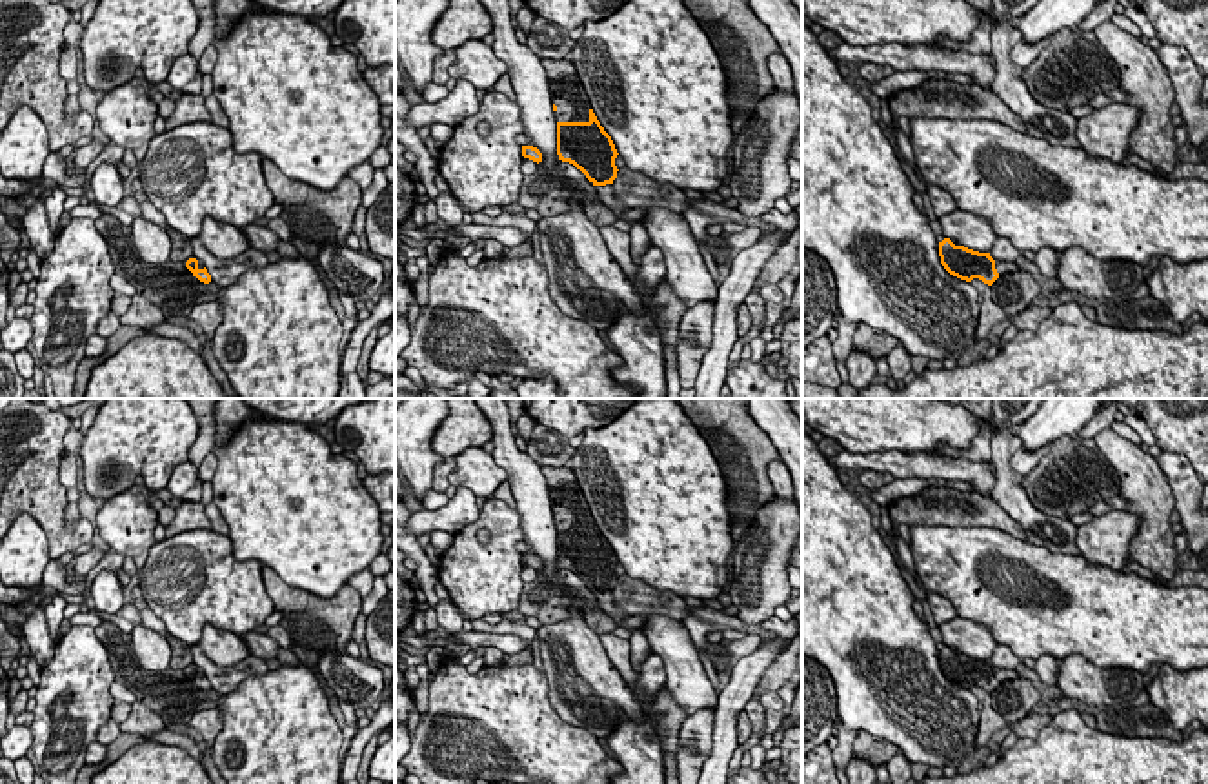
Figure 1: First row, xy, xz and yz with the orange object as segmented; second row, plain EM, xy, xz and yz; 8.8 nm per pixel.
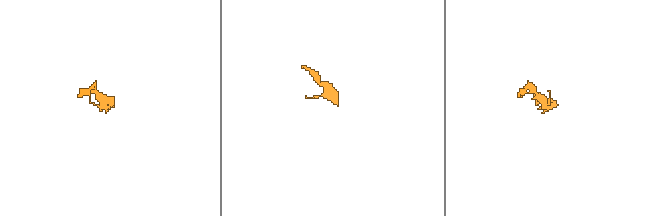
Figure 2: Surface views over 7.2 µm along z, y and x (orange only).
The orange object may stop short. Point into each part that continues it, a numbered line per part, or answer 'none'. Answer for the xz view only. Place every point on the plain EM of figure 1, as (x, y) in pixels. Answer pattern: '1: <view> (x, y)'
1: xz (568, 501)
2: xz (606, 601)

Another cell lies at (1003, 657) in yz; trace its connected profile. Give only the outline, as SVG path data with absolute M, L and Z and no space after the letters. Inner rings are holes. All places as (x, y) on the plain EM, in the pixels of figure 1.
M997 644L990 658L990 664L1001 669L1017 669L1019 662L1019 657L1006 644Z

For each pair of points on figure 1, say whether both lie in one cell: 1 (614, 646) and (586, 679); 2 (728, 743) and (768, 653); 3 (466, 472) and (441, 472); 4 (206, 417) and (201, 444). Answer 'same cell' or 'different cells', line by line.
1: different cells
2: same cell
3: different cells
4: same cell

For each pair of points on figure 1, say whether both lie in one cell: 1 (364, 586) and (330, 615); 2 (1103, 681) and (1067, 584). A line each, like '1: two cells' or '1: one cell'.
1: two cells
2: two cells

